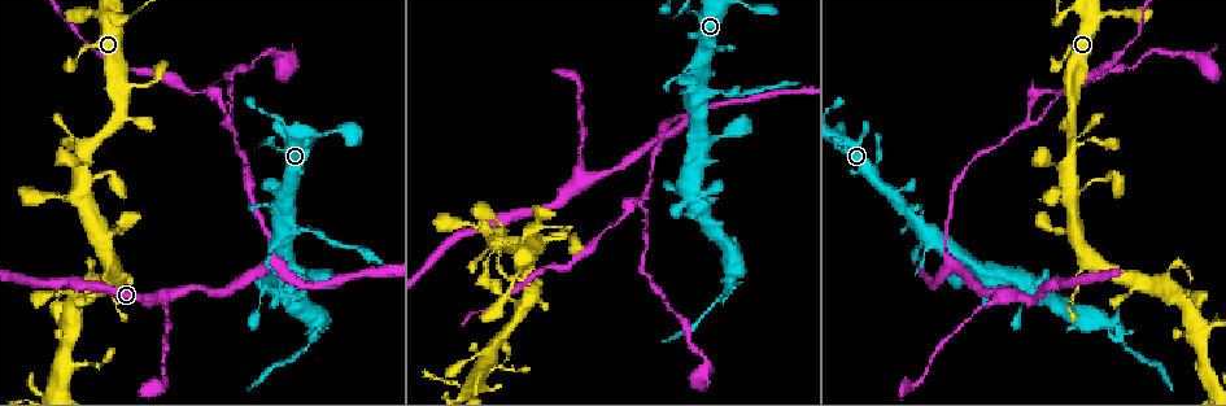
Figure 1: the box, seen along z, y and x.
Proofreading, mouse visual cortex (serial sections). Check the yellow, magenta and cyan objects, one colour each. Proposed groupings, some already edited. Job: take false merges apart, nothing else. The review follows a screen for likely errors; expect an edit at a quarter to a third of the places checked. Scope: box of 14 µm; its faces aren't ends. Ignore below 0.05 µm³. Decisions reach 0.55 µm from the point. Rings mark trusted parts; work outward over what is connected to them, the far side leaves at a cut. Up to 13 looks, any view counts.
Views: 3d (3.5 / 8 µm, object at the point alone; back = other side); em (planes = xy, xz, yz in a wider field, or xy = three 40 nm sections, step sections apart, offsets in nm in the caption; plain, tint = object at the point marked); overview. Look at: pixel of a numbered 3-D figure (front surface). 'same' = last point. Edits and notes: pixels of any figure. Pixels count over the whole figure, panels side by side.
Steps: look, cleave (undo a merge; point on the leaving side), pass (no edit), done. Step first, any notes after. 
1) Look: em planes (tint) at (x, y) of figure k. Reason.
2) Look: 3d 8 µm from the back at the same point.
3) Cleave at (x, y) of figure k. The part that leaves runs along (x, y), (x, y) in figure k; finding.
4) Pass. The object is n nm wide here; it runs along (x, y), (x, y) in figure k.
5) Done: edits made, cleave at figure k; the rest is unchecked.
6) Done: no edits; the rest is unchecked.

Look: 3d 8 µm at (312, 229) of figure 1. Calibre changes.

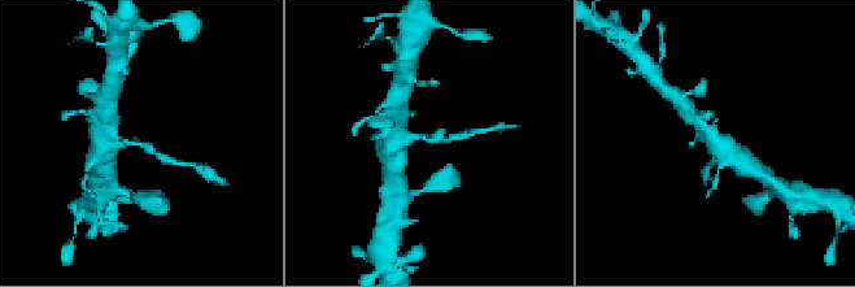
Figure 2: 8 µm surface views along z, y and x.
Look: em planes (tint) at (135, 141) of figure 2. The arms are 150, 450 nm wide.

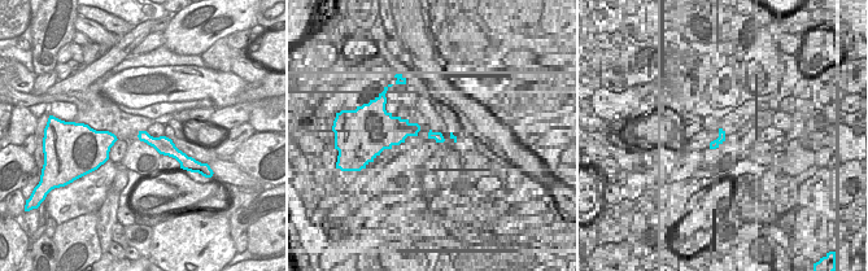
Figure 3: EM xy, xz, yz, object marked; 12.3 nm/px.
Pass. It runs along (107, 134), (168, 159) in figure 2; continuous, no second cell.

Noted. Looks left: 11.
Look: 3d 8 µm from the back at (728, 275) of figure 1.

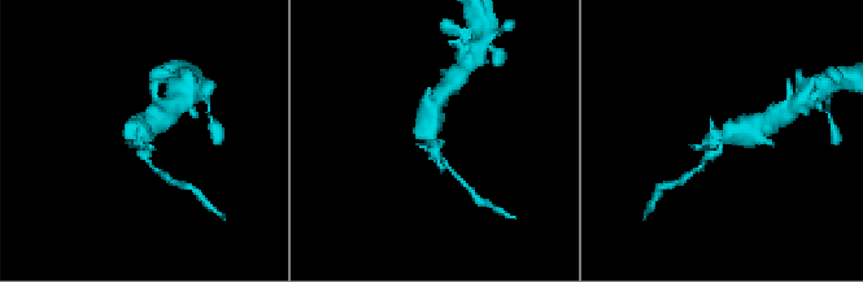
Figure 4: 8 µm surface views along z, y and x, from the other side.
Look: 3d 3.5 µm at (429, 140) of figure 4. Closer look.

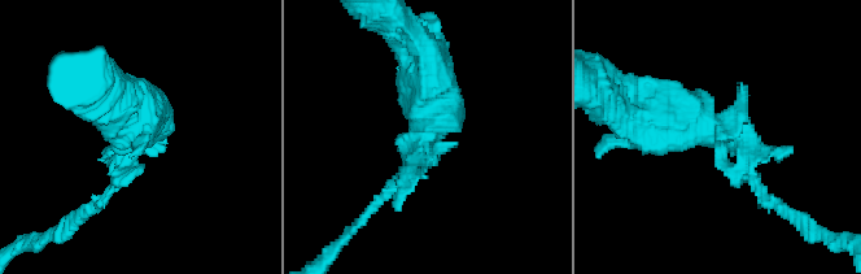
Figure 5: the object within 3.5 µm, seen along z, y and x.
Look: em xy step 1 (tint) at (714, 134) of figure 5.

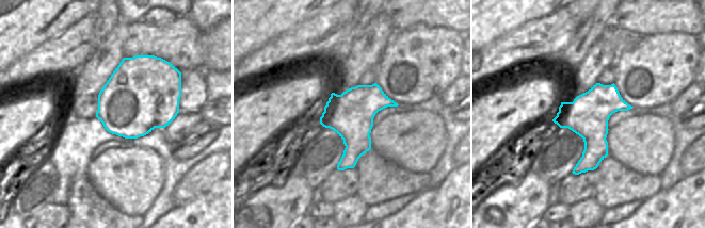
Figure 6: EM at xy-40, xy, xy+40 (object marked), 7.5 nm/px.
Cleave at (86, 208) of figure 5. The object is 340 nm wide here; a border runs along (368, 133), (355, 132), (343, 141) in figure 6; a second cell is stuck on.

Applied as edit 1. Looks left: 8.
Look: 3d 3.5 µm at (163, 301) of figure 1. Thick turns thin.

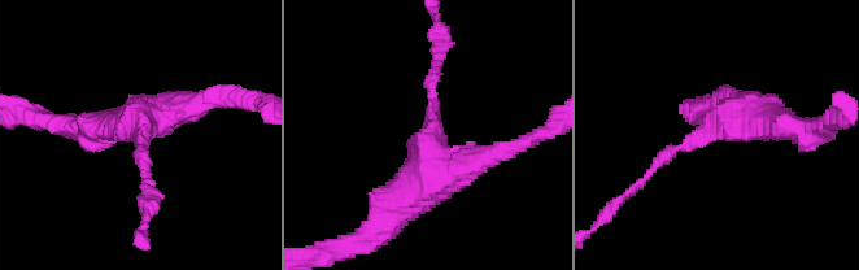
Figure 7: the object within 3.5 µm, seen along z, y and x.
Look: em xy step 2 (tint) at (699, 137) of figure 7.

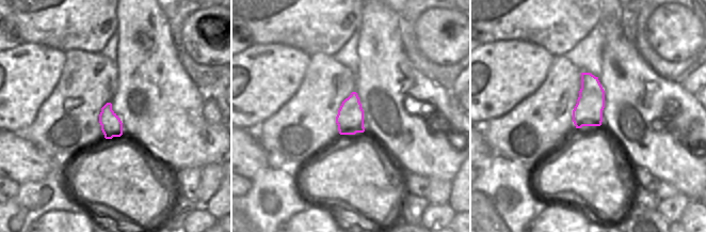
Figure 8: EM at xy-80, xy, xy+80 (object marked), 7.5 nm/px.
Pass. The object is 200 nm wide here; it runs along (771, 120), (688, 139), (631, 191) in figure 7; continuous, no second cell.

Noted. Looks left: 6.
Look: em xy step 2 (tint) at (262, 304) of figure 1.

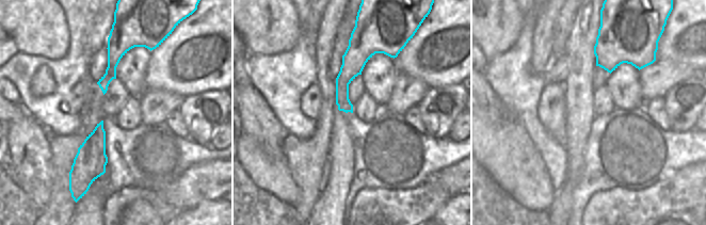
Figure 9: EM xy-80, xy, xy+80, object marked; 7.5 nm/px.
Look: 3d 3.5 µm at the same point.

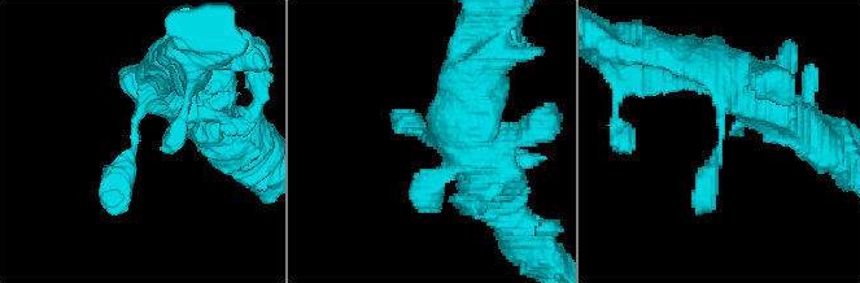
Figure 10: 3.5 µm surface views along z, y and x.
Pass. It runs along (360, 43), (342, 80), (341, 108) in figure 9; continuous, no second cell.

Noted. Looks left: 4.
Look: 3d 3.5 µm from the back at (643, 194) of figure 1.

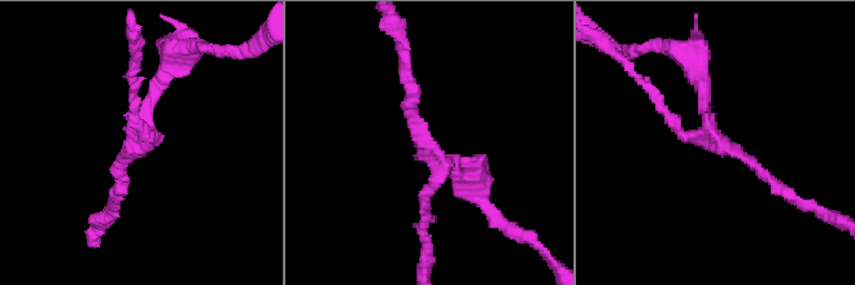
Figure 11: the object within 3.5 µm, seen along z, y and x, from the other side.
Look: em xy step 1 (tint) at (428, 153) of figure 11. 3 arms meet here; the arms are 150, 150, 200 nm wide; shape alone is not enough.

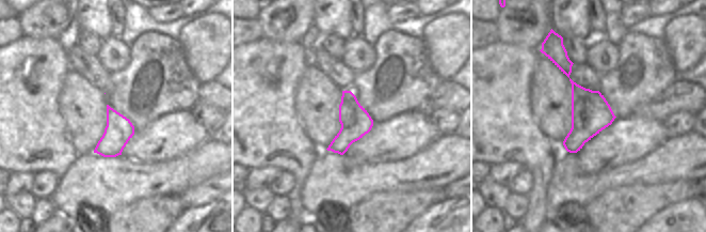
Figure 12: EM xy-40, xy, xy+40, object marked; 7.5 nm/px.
Pass. It runs along (775, 185), (712, 134), (685, 137), (651, 95) in figure 11; continuous, no second cell.

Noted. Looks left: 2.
Done: edits made, cleave at figure 5; the rest is unchecked.

